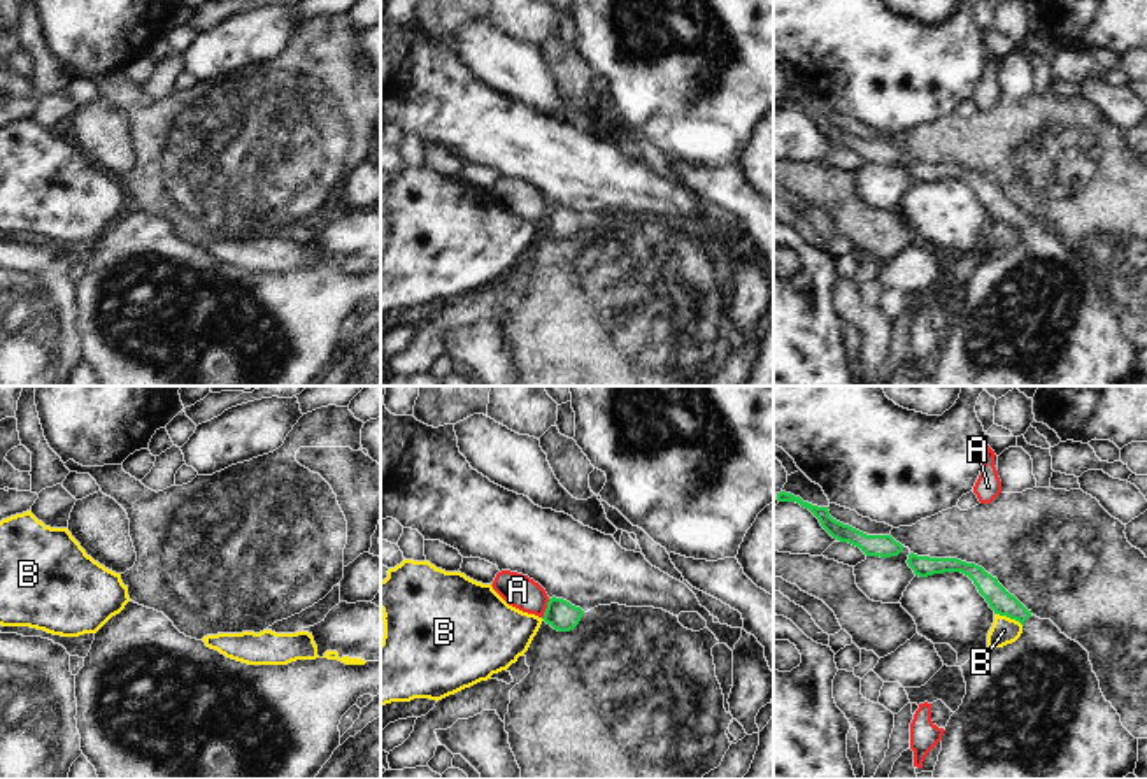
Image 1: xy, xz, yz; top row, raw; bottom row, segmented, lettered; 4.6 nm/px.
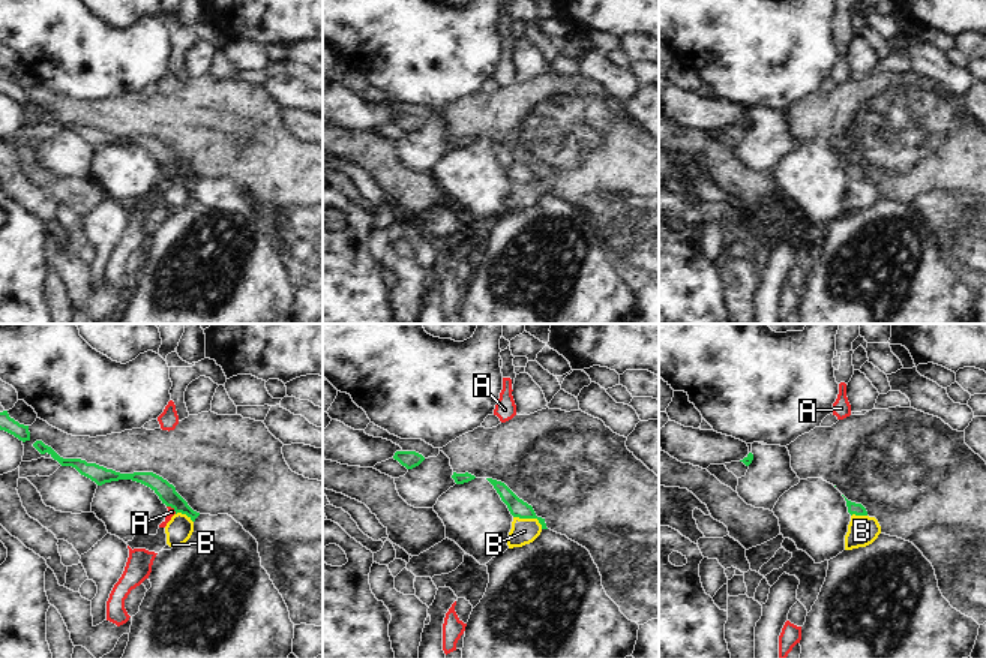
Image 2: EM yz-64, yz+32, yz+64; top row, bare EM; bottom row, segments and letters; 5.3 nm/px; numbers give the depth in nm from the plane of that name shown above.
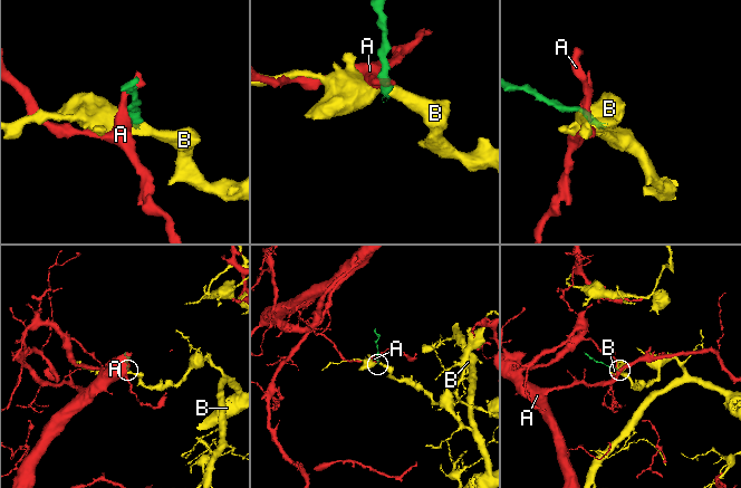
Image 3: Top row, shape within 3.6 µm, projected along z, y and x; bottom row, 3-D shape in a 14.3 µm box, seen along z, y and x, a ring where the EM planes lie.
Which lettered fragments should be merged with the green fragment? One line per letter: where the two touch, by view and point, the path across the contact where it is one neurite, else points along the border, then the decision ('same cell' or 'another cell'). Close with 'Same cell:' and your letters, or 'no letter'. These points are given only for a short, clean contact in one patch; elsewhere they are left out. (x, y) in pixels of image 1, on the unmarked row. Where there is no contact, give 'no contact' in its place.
A: meets green in xz at (546, 216); border along xz (549, 206), (542, 225); another cell
B: meets green in yz at (1009, 223); border along yz (995, 220), (1014, 225), (1023, 232); another cell
Same cell: no letter

